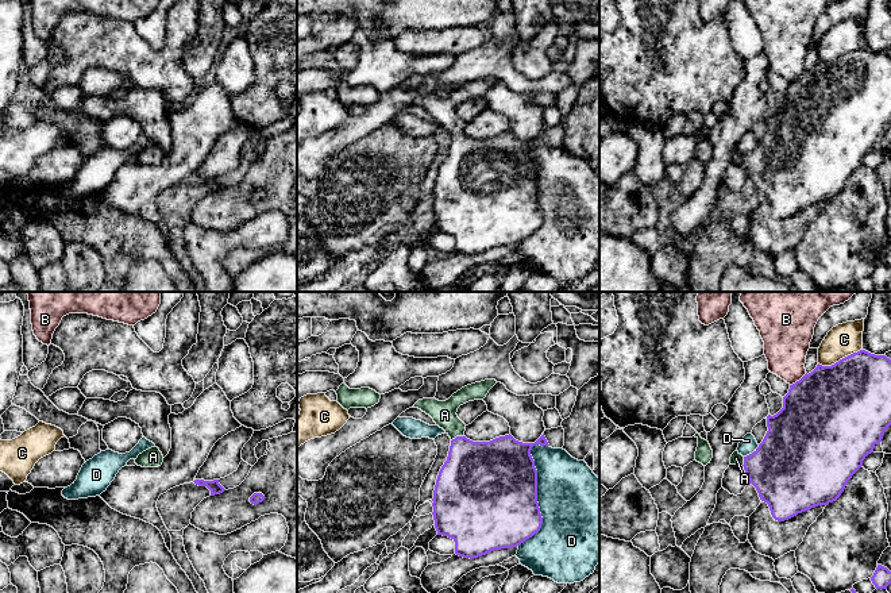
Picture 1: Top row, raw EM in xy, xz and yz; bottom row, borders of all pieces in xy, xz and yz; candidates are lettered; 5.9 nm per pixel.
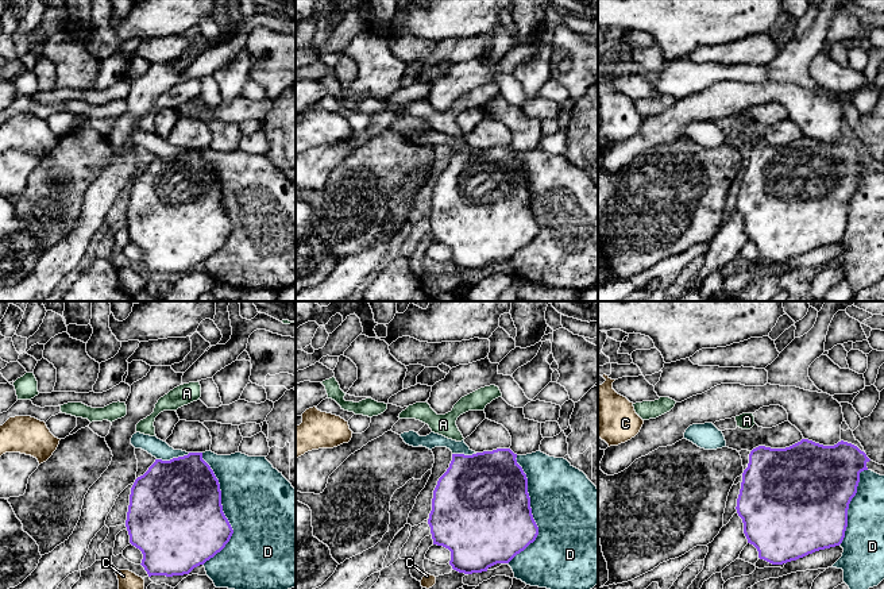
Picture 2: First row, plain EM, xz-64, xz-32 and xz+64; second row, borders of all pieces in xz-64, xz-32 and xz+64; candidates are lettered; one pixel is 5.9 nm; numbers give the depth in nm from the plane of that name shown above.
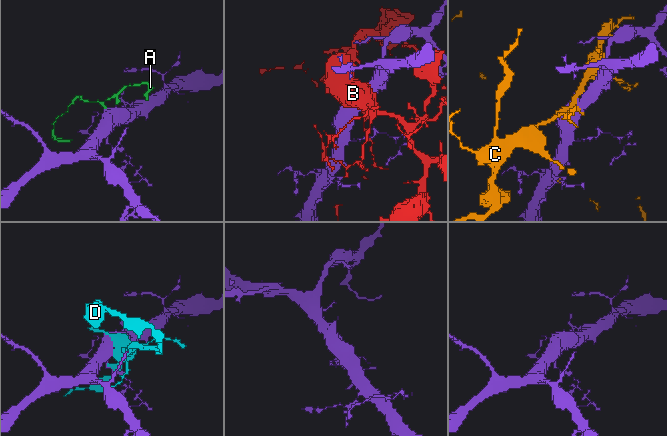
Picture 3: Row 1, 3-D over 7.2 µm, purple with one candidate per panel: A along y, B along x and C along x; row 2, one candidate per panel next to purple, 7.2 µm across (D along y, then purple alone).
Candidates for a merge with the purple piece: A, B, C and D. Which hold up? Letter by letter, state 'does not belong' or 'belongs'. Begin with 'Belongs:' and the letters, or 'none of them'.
Belongs: A
A: belongs
B: does not belong
C: does not belong
D: does not belong

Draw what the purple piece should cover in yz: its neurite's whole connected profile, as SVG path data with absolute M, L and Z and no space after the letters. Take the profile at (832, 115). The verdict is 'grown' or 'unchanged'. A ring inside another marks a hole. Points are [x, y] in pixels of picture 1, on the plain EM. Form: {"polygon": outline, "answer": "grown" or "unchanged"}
{"polygon": "M865 47L853 50L832 63L817 62L799 78L790 82L783 95L783 105L767 113L768 128L759 145L742 154L734 149L730 162L742 163L761 199L767 200L778 219L788 217L798 211L818 203L836 199L848 178L863 163L863 158L882 139L884 128L891 123L891 57Z", "answer": "grown"}

